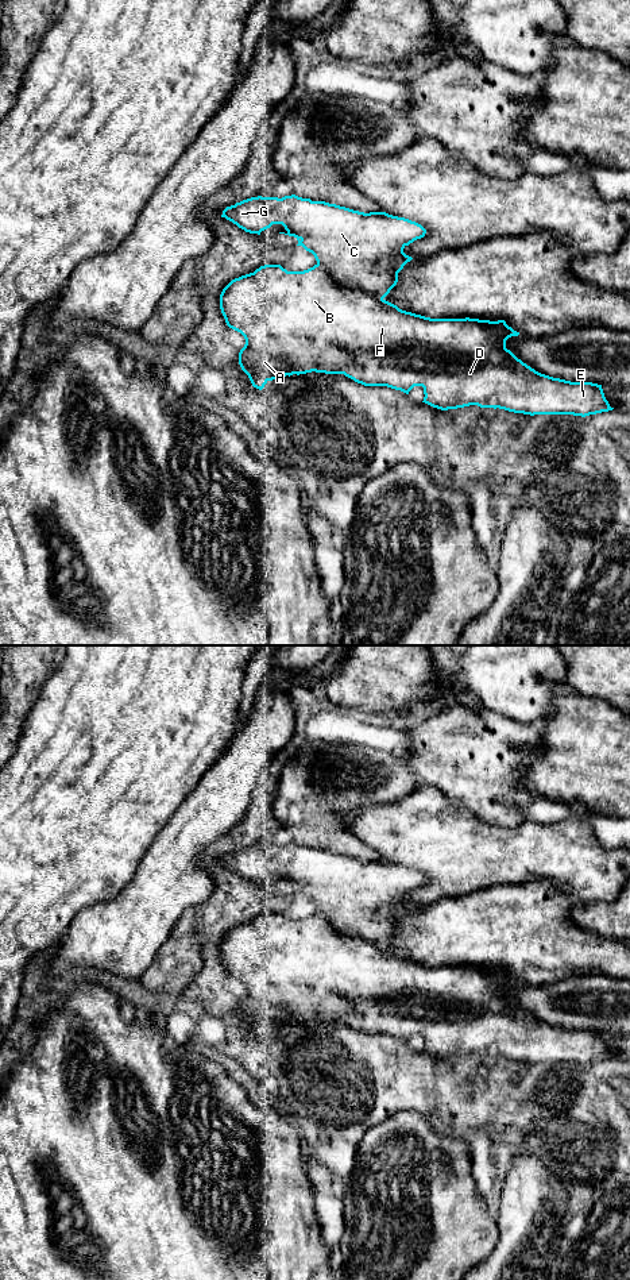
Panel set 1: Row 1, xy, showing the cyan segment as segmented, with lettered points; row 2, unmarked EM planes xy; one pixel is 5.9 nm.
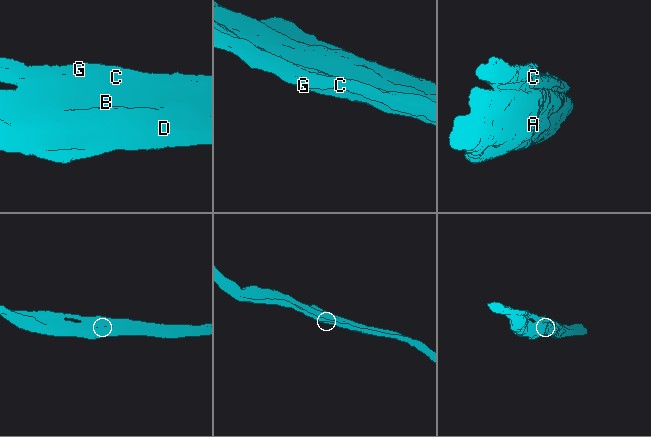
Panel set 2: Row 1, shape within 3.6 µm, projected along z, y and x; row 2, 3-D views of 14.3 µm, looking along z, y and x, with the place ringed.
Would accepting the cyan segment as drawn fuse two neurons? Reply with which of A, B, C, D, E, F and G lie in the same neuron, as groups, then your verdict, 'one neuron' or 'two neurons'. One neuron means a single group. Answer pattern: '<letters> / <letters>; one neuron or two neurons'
A B C D E F G; one neuron

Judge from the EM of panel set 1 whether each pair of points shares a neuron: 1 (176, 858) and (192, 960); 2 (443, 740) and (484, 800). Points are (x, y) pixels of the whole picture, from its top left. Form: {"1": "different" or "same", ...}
{"1": "different", "2": "same"}

